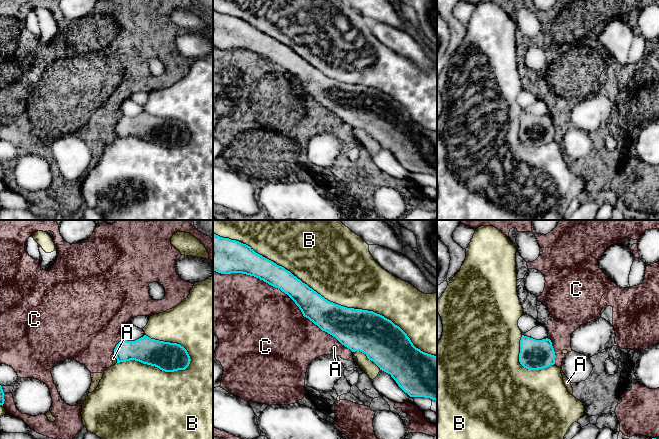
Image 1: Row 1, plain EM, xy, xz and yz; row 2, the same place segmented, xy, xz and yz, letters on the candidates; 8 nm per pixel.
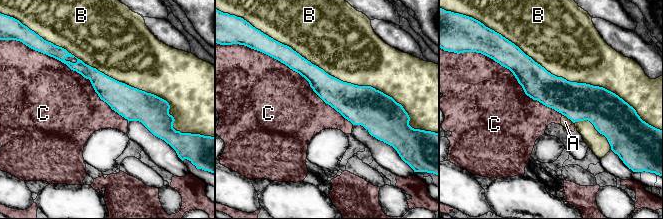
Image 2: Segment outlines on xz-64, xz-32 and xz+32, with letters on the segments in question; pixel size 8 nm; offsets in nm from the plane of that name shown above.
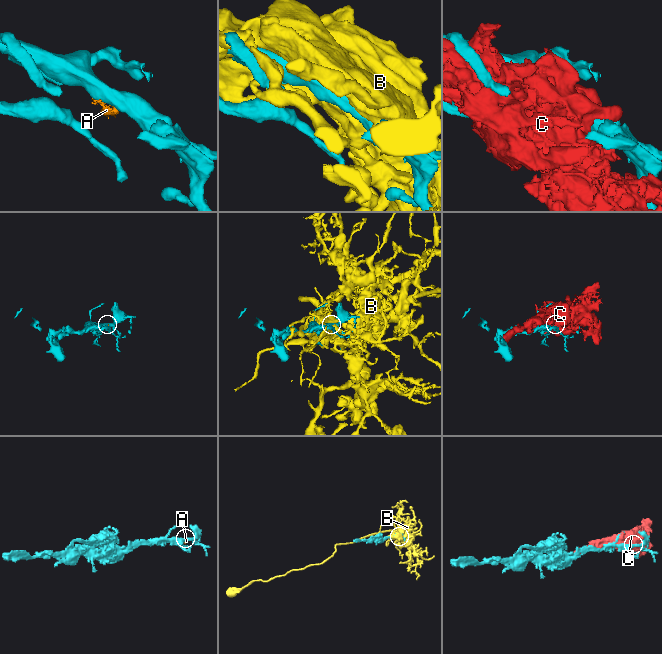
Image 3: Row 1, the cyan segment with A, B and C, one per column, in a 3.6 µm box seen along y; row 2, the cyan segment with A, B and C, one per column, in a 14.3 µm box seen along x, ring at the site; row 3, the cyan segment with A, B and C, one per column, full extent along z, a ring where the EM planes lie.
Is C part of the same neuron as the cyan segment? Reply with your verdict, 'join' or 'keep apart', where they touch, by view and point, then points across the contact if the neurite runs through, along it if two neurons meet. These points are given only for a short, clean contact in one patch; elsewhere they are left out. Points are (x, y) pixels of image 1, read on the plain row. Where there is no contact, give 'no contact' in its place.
keep apart; meets cyan in xz at (278, 64)

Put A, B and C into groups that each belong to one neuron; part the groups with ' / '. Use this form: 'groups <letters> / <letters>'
groups A C / B

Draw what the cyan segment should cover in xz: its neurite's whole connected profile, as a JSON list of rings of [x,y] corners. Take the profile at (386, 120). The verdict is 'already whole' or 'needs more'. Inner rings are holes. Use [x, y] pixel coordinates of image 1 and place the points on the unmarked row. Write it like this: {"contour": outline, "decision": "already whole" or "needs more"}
{"contour": [[[213,10],[213,46],[221,50],[254,52],[280,65],[322,107],[335,113],[352,128],[360,127],[380,146],[388,149],[410,173],[437,177],[437,132],[416,124],[407,110],[391,96],[373,87],[347,84],[328,77],[284,43],[256,29],[250,22]]], "decision": "already whole"}

